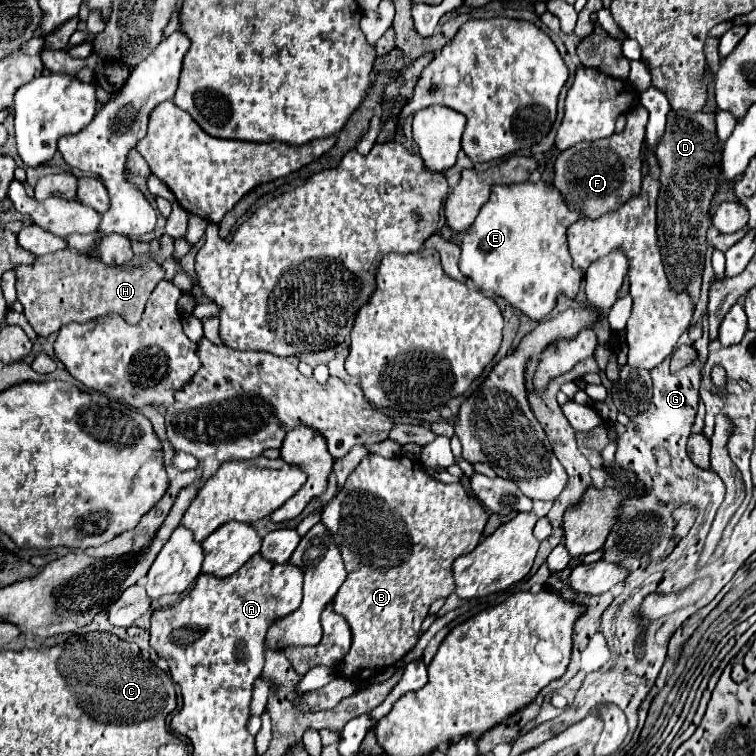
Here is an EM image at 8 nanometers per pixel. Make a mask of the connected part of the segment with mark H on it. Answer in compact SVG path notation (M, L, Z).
M72 250L54 252L40 256L32 266L22 266L18 274L18 300L24 306L24 316L38 336L50 336L70 322L90 322L104 314L120 314L128 324L138 324L146 300L150 298L156 284L164 278L164 270L156 262L142 264L132 270L110 268L100 260L74 254Z

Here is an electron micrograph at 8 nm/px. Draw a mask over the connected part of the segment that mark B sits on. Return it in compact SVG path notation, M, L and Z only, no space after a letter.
M370 454L366 460L362 460L362 464L348 476L344 488L334 496L334 500L324 508L322 512L322 524L330 530L332 538L334 538L334 544L338 546L340 554L342 554L342 560L344 560L344 566L346 566L346 580L344 584L340 586L338 594L334 596L332 600L332 610L342 614L350 628L352 628L352 648L350 652L346 654L344 662L340 664L340 674L346 676L348 680L352 682L360 682L360 680L368 680L368 676L372 676L376 670L380 668L386 668L386 666L392 666L396 664L402 656L406 656L406 652L410 652L416 642L418 642L418 632L420 632L420 624L422 620L428 616L428 608L432 606L432 602L436 602L438 598L448 598L452 592L454 592L454 578L452 578L452 564L458 556L462 554L468 554L470 550L476 548L476 544L480 542L480 536L482 536L482 530L486 526L486 520L488 520L488 514L484 512L482 504L478 504L478 500L474 500L474 496L468 496L468 492L464 490L462 484L442 484L442 482L436 482L434 478L430 478L418 462L412 462L410 458L406 456L400 456L400 458L382 458L378 454Z

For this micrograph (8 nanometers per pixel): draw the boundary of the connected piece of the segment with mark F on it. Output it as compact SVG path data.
M634 106L626 114L626 128L614 132L608 138L594 142L580 142L556 158L556 176L554 186L564 194L568 204L574 210L580 210L582 216L600 218L602 214L620 208L626 200L640 192L642 186L642 136L646 130L646 108Z

